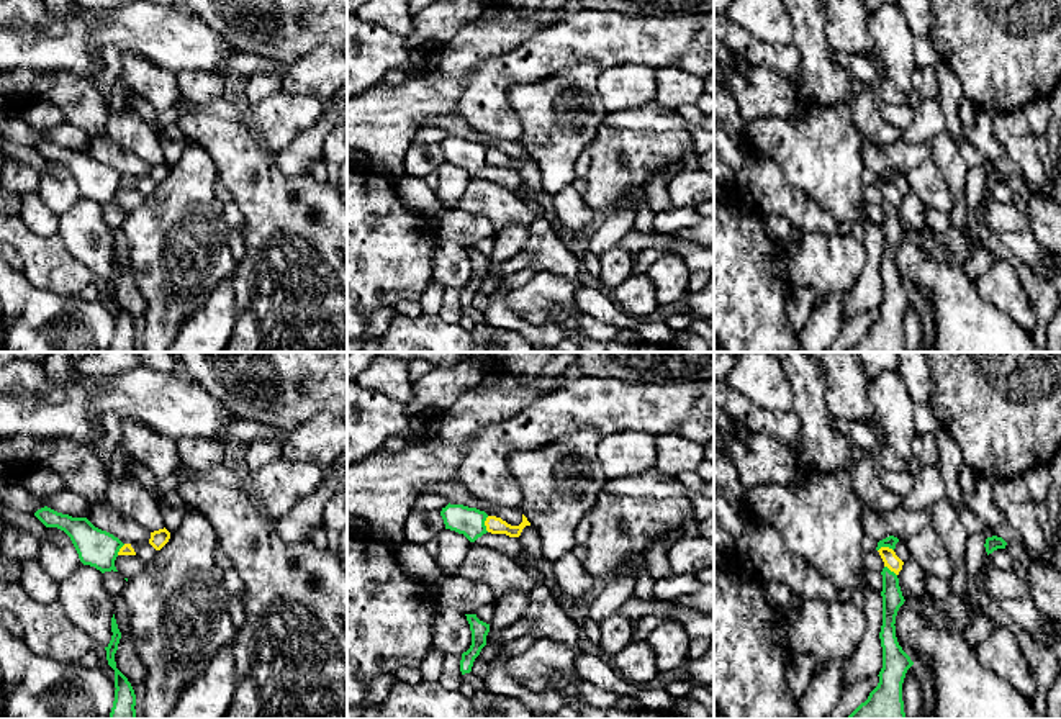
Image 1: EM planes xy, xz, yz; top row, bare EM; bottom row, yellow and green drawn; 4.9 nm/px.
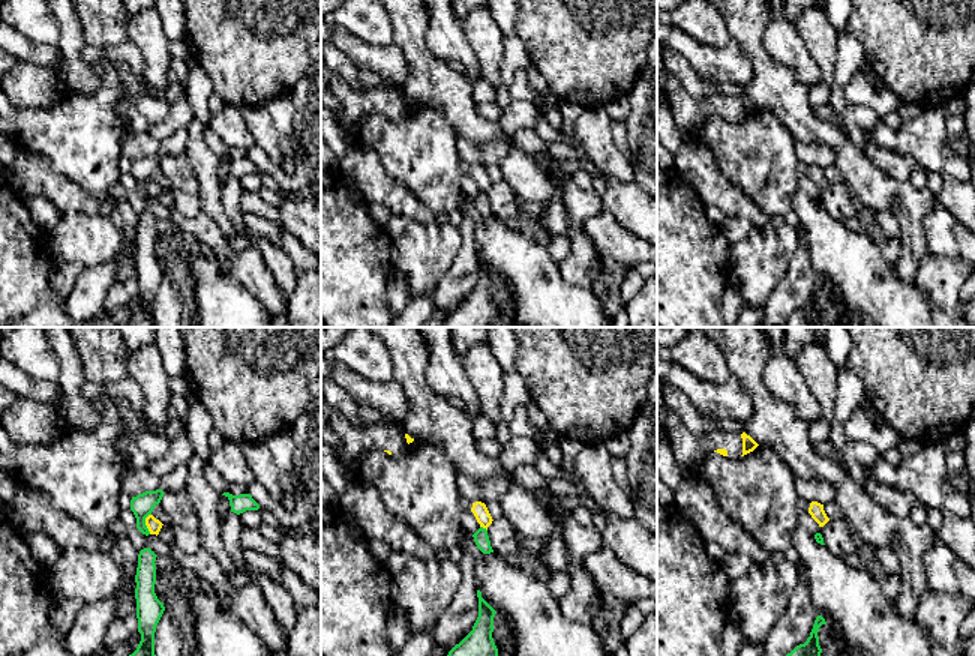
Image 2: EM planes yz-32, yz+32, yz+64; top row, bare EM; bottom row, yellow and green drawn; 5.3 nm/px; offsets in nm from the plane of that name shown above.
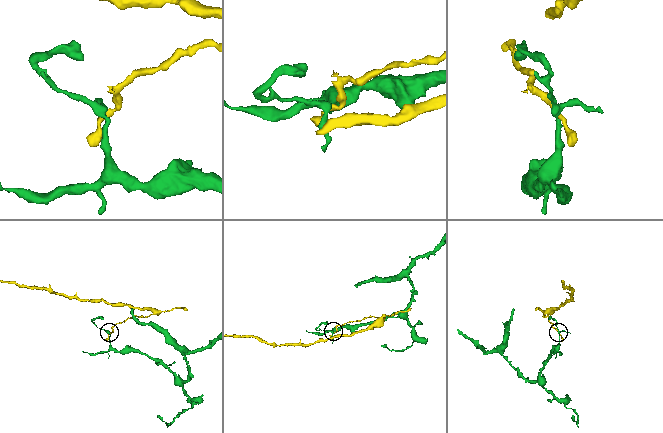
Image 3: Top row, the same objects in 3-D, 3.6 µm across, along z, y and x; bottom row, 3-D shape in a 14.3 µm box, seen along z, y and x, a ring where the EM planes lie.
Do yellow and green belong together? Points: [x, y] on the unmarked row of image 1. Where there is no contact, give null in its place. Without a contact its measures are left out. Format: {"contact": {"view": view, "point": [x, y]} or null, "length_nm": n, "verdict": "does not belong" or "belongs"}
{"contact": {"view": "xz", "point": [485, 158]}, "length_nm": 80, "verdict": "does not belong"}

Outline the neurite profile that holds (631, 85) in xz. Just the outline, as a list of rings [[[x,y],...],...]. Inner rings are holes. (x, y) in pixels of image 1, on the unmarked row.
[[[622,64],[604,69],[598,90],[606,111],[642,108],[657,102],[657,70],[643,64]]]

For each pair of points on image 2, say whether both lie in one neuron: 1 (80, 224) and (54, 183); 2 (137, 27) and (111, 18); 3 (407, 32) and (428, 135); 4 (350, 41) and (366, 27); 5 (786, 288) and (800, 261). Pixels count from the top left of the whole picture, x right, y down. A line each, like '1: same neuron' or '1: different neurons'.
1: different neurons
2: different neurons
3: different neurons
4: different neurons
5: same neuron

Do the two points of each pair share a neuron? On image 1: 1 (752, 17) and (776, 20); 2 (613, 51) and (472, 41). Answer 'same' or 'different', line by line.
1: same
2: different

